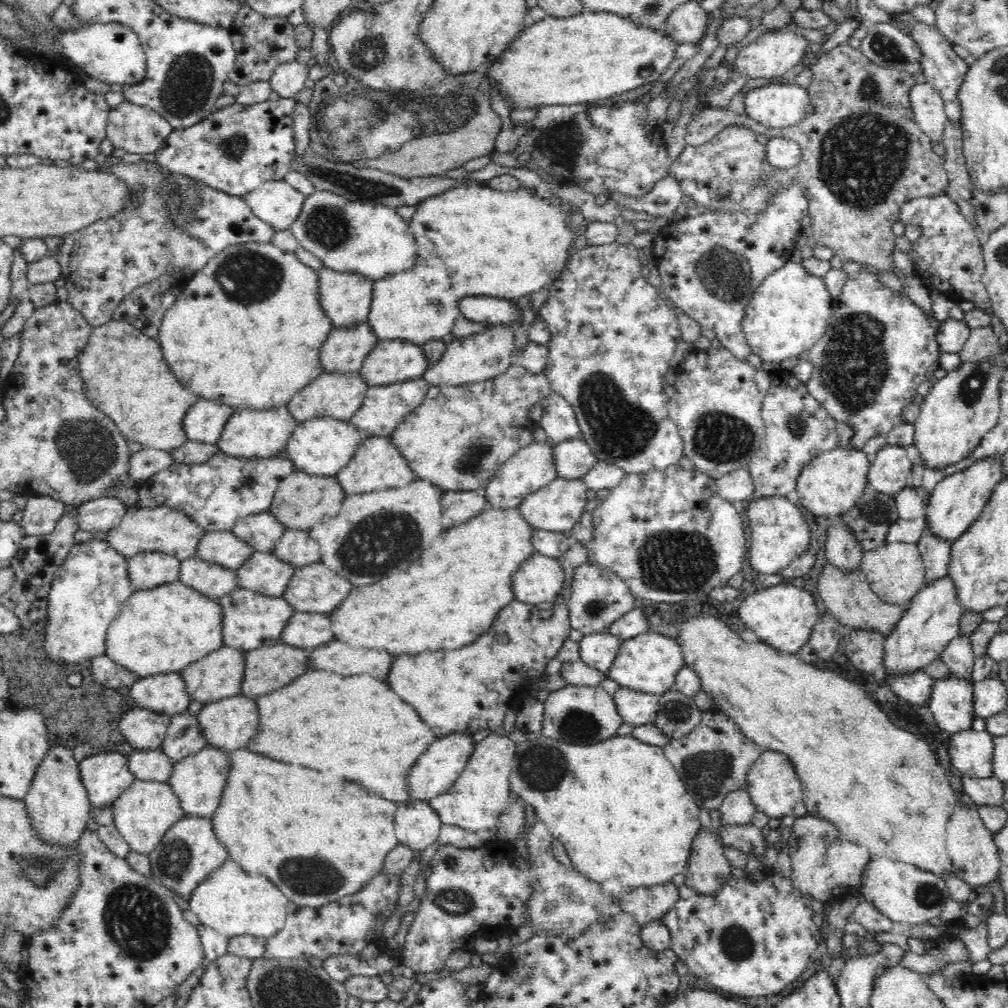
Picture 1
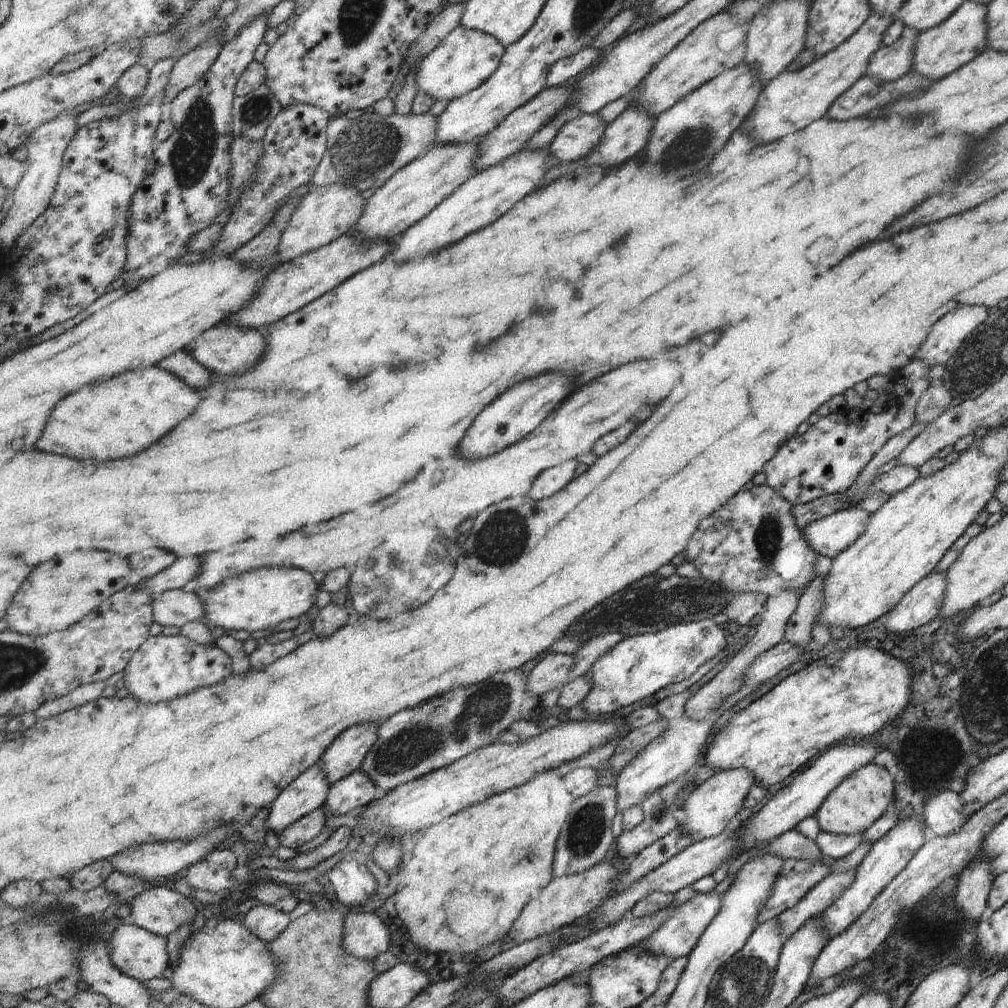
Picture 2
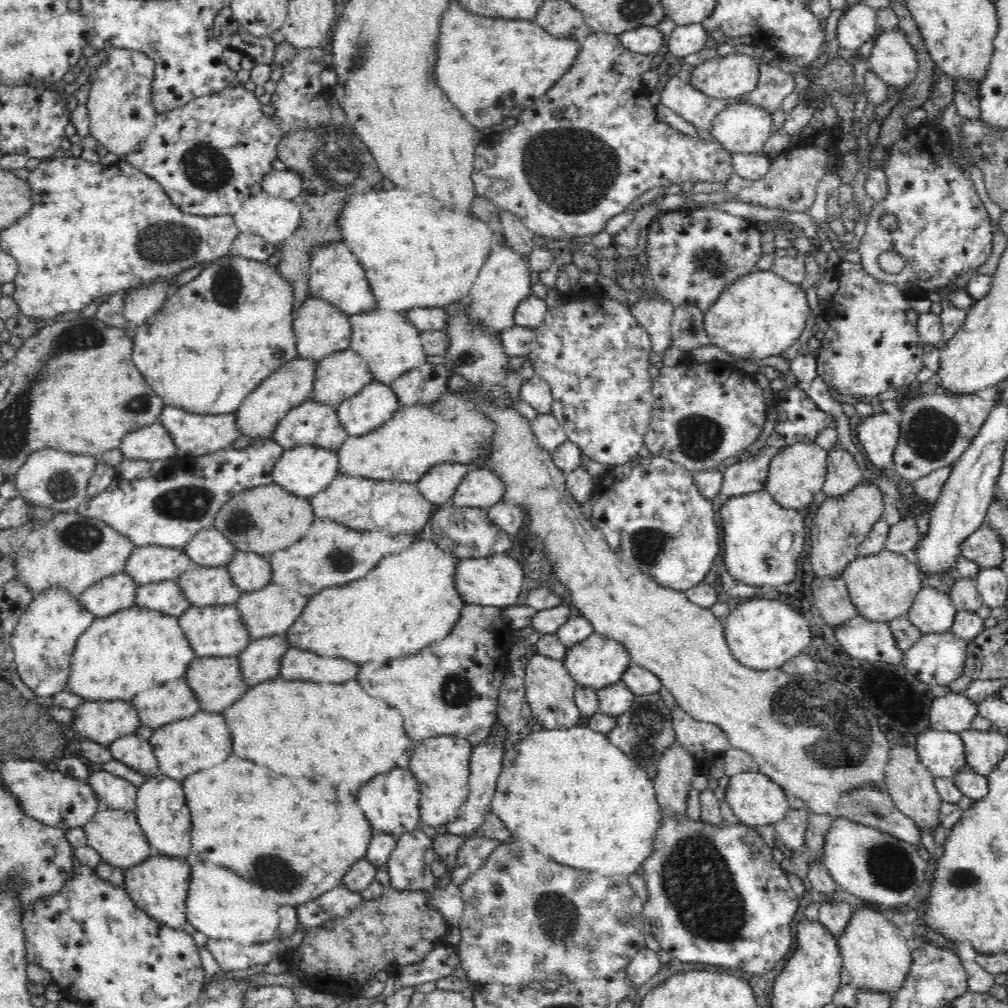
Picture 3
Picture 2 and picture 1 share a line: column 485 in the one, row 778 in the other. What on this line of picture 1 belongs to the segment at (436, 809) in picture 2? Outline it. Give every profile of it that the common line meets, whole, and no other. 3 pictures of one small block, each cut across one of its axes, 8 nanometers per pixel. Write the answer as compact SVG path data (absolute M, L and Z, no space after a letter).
M763 750L758 760L747 776L747 792L758 811L764 812L769 818L780 819L788 816L796 808L796 804L805 802L803 796L802 781L799 779L794 763L783 752L775 750Z

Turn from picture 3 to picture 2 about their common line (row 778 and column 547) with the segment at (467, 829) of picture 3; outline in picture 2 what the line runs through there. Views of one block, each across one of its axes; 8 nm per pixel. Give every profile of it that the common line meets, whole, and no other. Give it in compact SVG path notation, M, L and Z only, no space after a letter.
M577 458L565 461L563 464L547 469L541 473L534 482L529 496L536 501L540 501L563 490L577 476Z

